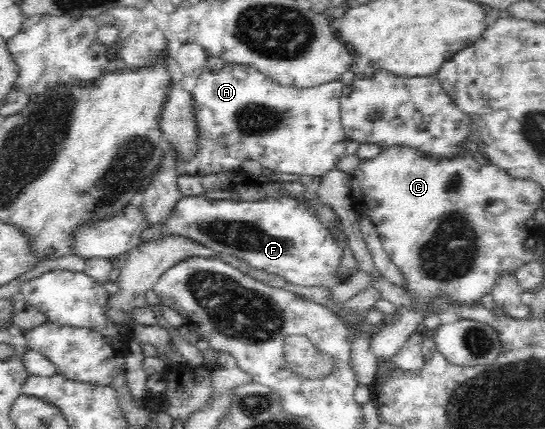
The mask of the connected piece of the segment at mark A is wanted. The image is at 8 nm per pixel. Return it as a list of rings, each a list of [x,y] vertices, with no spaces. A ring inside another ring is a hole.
[[[227,63],[219,71],[213,72],[206,69],[197,80],[195,89],[192,91],[194,96],[194,109],[198,120],[198,127],[200,130],[200,141],[202,142],[198,157],[192,160],[186,166],[186,174],[191,176],[207,176],[212,174],[221,175],[221,173],[228,172],[231,169],[239,168],[246,161],[256,161],[261,165],[264,171],[270,170],[277,172],[283,177],[296,178],[301,175],[311,177],[321,177],[326,175],[335,167],[339,159],[345,154],[345,141],[347,141],[345,132],[340,123],[340,100],[342,97],[342,89],[345,85],[339,81],[331,81],[331,83],[324,83],[317,87],[307,87],[305,89],[295,89],[294,87],[283,87],[269,79],[263,72],[260,72],[256,67],[244,66],[240,67],[236,64]]]

